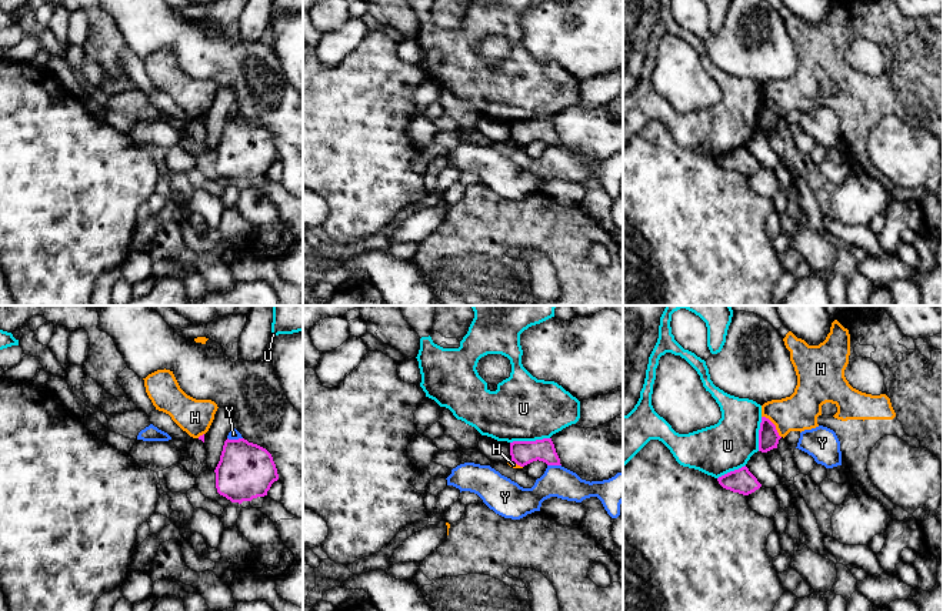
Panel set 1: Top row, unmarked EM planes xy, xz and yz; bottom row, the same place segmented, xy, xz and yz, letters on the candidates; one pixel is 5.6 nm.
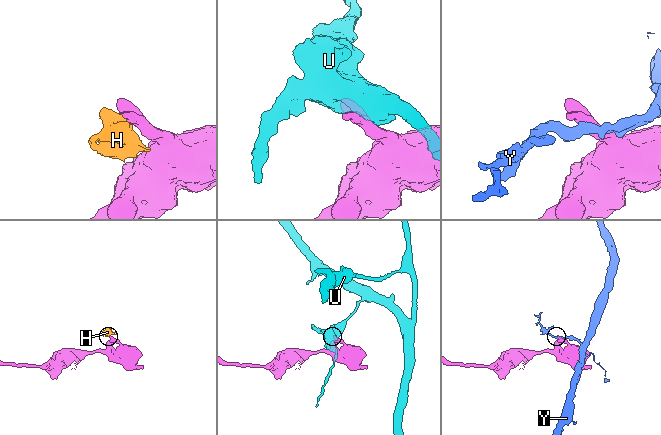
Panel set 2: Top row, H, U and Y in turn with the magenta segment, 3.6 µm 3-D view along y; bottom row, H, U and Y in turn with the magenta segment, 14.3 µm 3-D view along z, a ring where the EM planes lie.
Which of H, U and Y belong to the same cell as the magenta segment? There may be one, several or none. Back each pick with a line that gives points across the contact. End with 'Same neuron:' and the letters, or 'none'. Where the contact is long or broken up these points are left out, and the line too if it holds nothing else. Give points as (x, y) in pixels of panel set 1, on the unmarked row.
Same neuron: none

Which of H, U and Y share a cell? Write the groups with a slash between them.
H / U / Y

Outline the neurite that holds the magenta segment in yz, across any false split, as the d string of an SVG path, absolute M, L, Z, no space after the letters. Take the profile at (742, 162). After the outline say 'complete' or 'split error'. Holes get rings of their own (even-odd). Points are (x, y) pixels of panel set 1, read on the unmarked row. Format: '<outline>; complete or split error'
M746 146L719 157L717 161L723 168L743 176L749 176L762 167Z; complete

